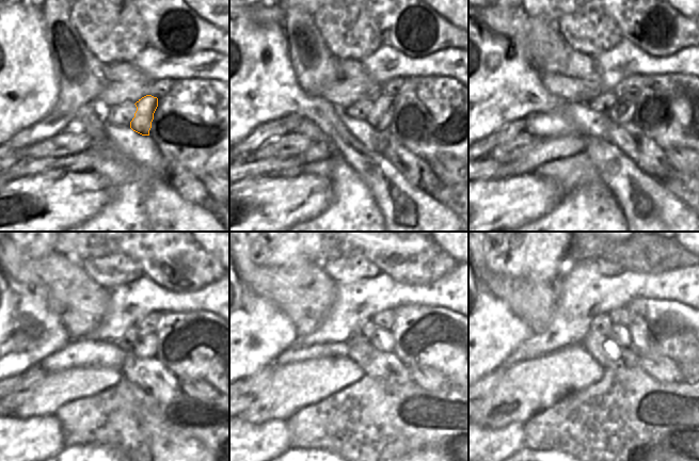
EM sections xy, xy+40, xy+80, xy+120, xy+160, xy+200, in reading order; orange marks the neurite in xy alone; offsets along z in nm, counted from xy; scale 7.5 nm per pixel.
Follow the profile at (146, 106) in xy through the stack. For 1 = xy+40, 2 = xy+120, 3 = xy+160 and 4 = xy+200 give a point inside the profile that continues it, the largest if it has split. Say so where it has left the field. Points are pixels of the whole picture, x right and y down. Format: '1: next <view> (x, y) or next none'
1: next xy+40 (381, 114)
2: next xy+120 (145, 345)
3: next xy+160 (382, 339)
4: next xy+200 (620, 334)

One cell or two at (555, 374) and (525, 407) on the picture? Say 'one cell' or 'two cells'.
one cell

